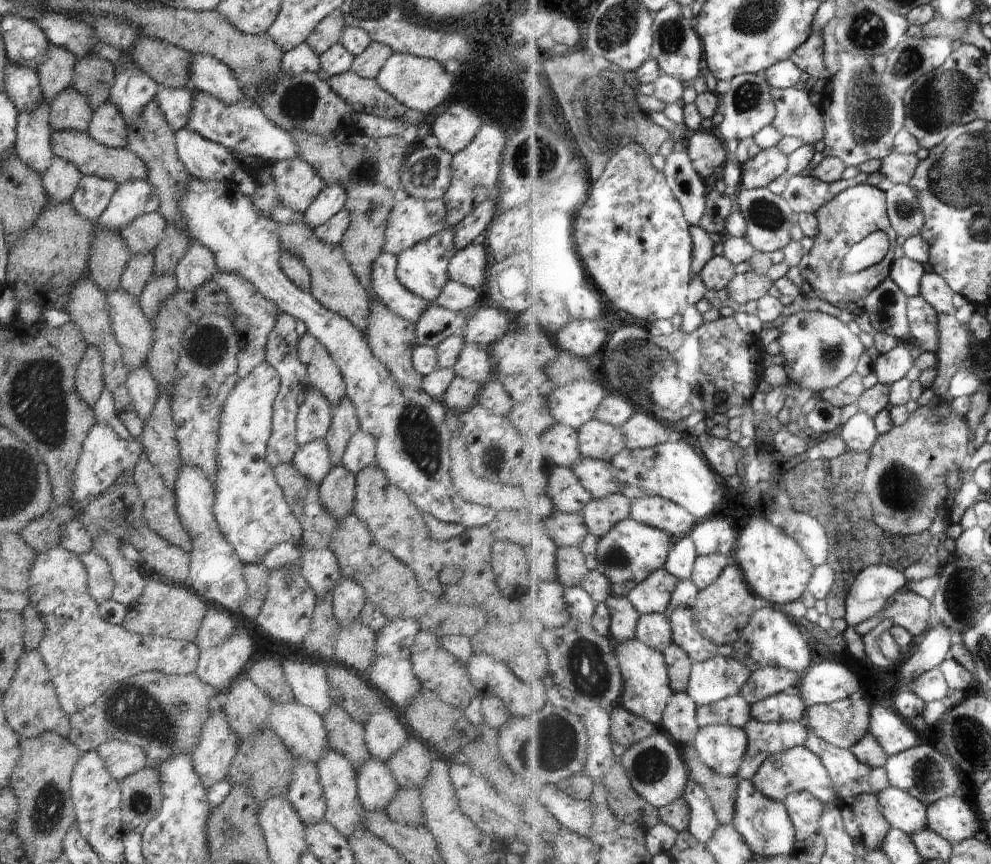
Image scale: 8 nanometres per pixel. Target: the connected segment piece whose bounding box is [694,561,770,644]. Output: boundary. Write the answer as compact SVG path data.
M734 561L713 586L701 591L694 608L698 627L703 635L718 644L722 642L726 644L726 642L739 642L752 616L768 604L770 604L768 600L756 596L756 592L750 588L745 572Z

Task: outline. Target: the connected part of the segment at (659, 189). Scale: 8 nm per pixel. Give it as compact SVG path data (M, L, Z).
M626 146L626 150L620 150L614 156L606 174L592 188L592 196L580 212L574 232L586 270L592 272L596 284L612 298L614 306L648 322L656 322L660 318L672 320L674 316L684 314L688 308L688 290L693 277L693 228L686 218L681 199L674 194L674 188L668 182L654 166L644 146Z

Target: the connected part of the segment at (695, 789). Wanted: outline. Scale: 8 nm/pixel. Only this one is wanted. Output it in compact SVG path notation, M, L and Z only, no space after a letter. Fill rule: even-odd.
M691 780L688 784L684 797L693 810L693 818L689 831L701 844L710 845L717 831L722 826L718 821L713 800L709 798L709 794L705 788L694 780Z

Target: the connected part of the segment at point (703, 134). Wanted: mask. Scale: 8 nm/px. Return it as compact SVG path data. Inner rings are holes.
M711 130L696 132L696 136L690 140L690 154L696 164L696 170L702 176L712 176L726 160L732 160L726 150L726 141L721 135Z

